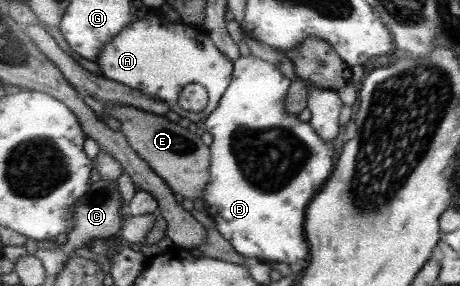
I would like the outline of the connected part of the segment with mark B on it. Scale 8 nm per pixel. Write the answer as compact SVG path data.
M241 56L237 62L233 63L234 70L231 74L230 83L228 84L225 94L219 101L219 106L213 109L213 112L205 119L205 129L212 134L213 142L210 145L210 175L207 186L204 188L205 210L215 221L215 228L223 235L223 238L231 244L237 253L243 258L252 257L262 260L273 260L276 263L284 264L288 267L298 260L308 259L310 255L309 243L306 239L304 224L307 204L311 202L313 196L324 185L324 182L332 176L335 164L333 157L336 155L332 148L331 140L324 142L322 138L313 130L313 127L307 121L298 119L298 115L291 114L285 108L285 97L290 87L290 80L281 74L280 70L274 64L265 62L255 56Z

